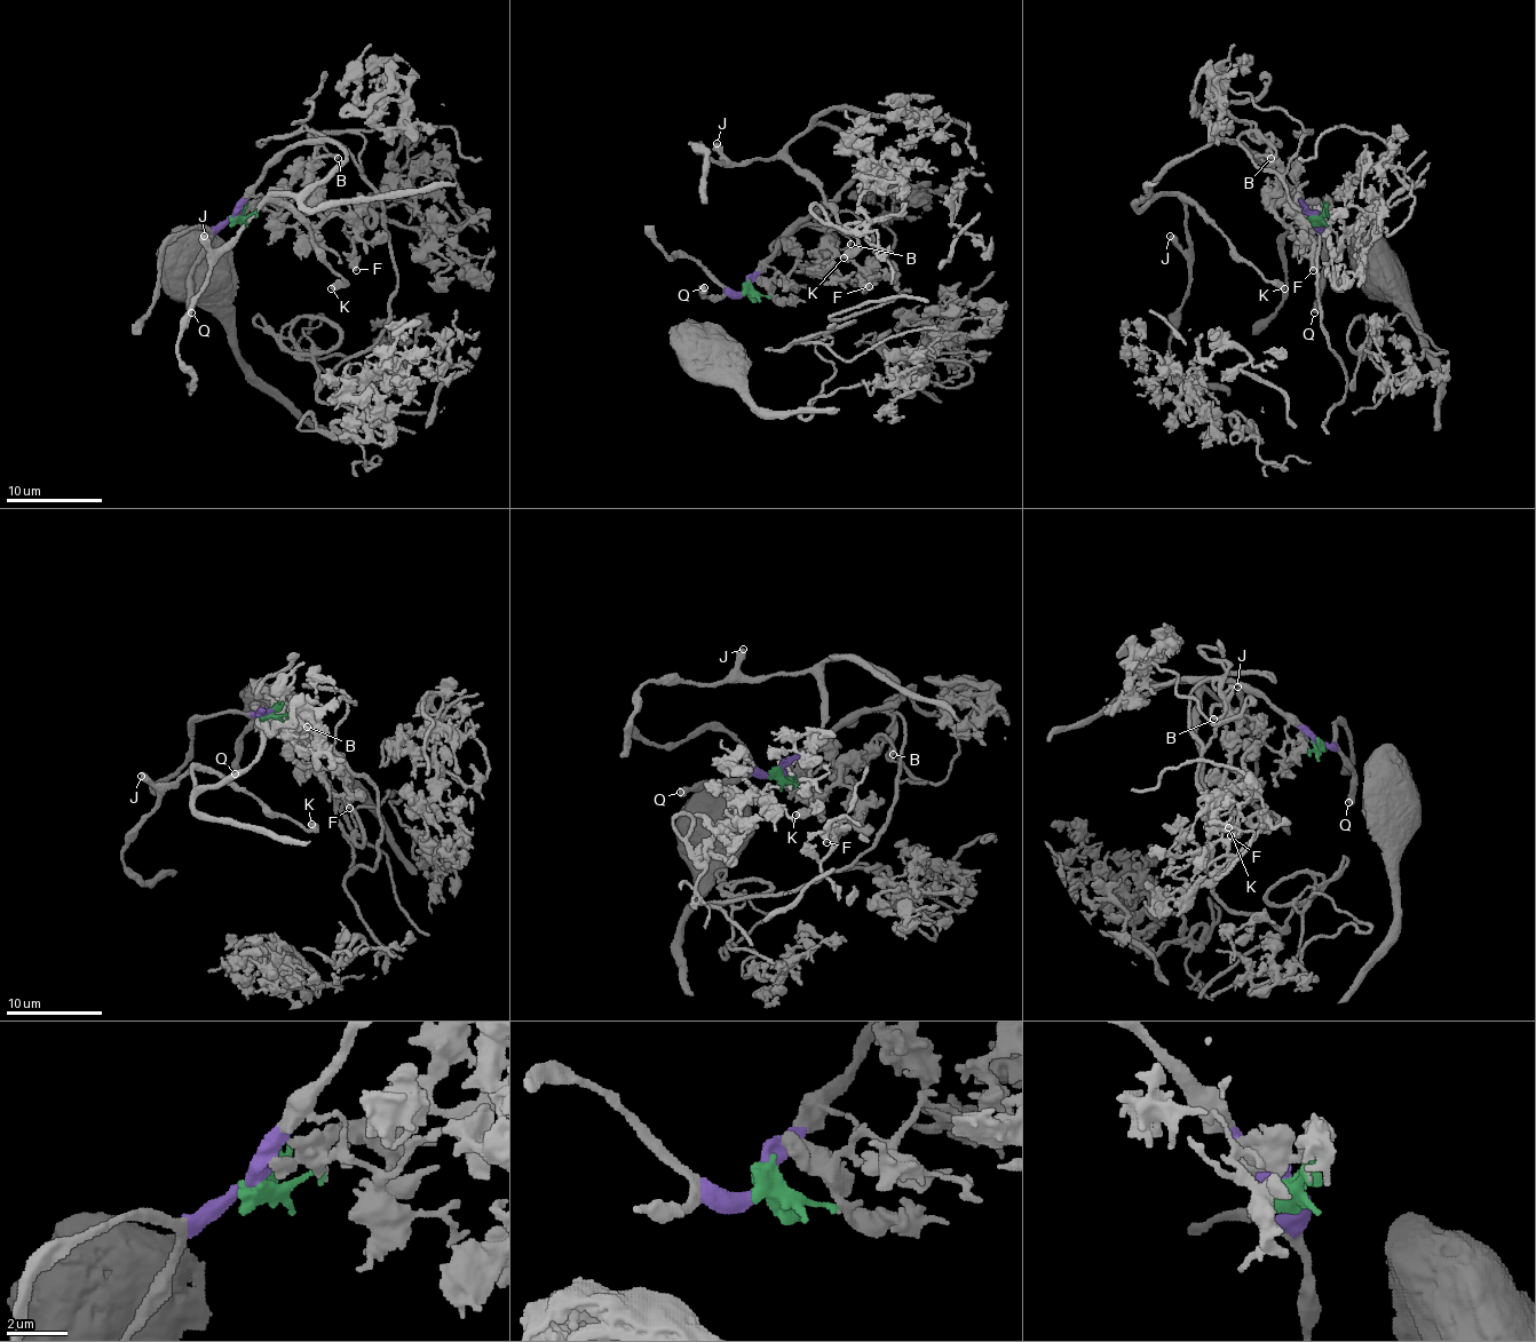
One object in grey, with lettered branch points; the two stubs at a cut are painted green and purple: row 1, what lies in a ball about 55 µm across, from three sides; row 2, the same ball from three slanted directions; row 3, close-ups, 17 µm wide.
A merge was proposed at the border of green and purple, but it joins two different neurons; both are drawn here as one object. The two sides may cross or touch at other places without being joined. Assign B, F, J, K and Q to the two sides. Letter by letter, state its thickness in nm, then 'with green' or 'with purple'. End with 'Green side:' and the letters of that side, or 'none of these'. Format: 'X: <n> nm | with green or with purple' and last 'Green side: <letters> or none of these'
B: 180 nm | with green
F: 480 nm | with green
J: 550 nm | with purple
K: 500 nm | with purple
Q: 550 nm | with purple
Green side: B, F

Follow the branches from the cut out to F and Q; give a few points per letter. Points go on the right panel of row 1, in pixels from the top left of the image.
F: (1315, 216), (1323, 212), (1301, 209), (1299, 214), (1291, 207), (1299, 195), (1297, 197), (1306, 209), (1313, 269)
Q: (1315, 216), (1323, 236), (1323, 267), (1321, 299), (1313, 312)

